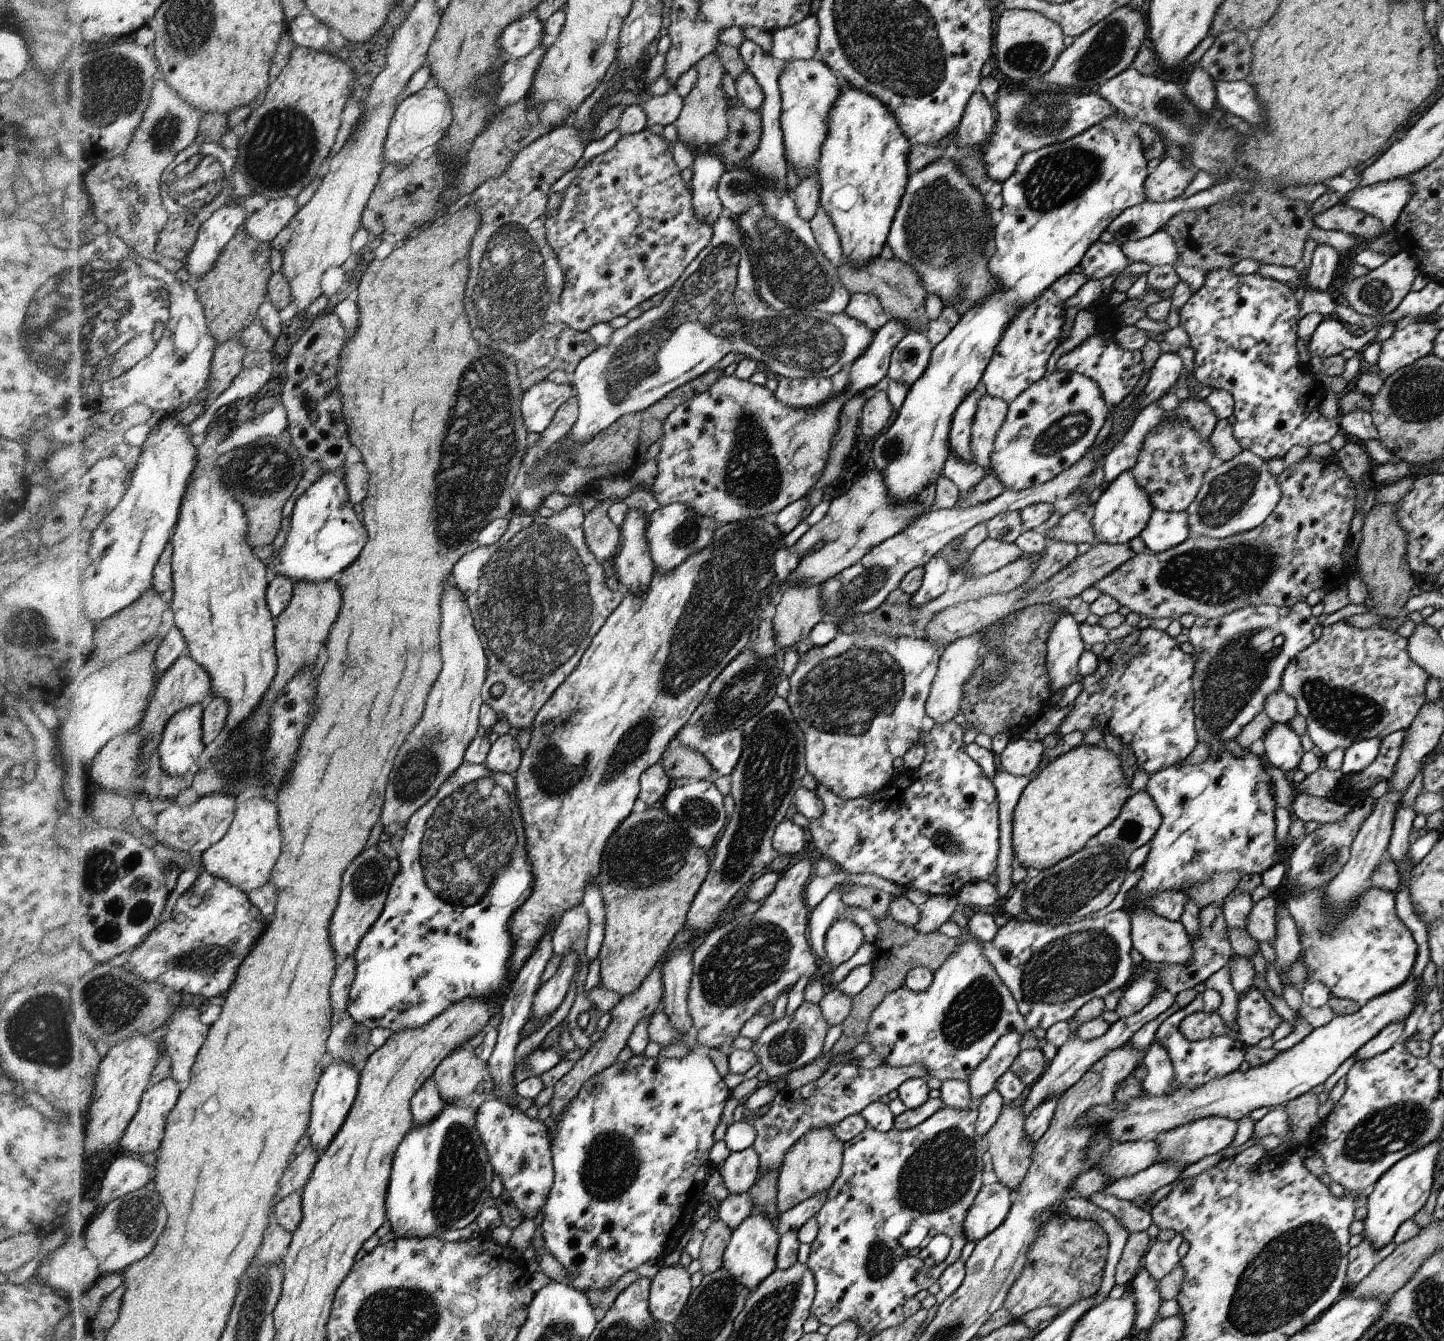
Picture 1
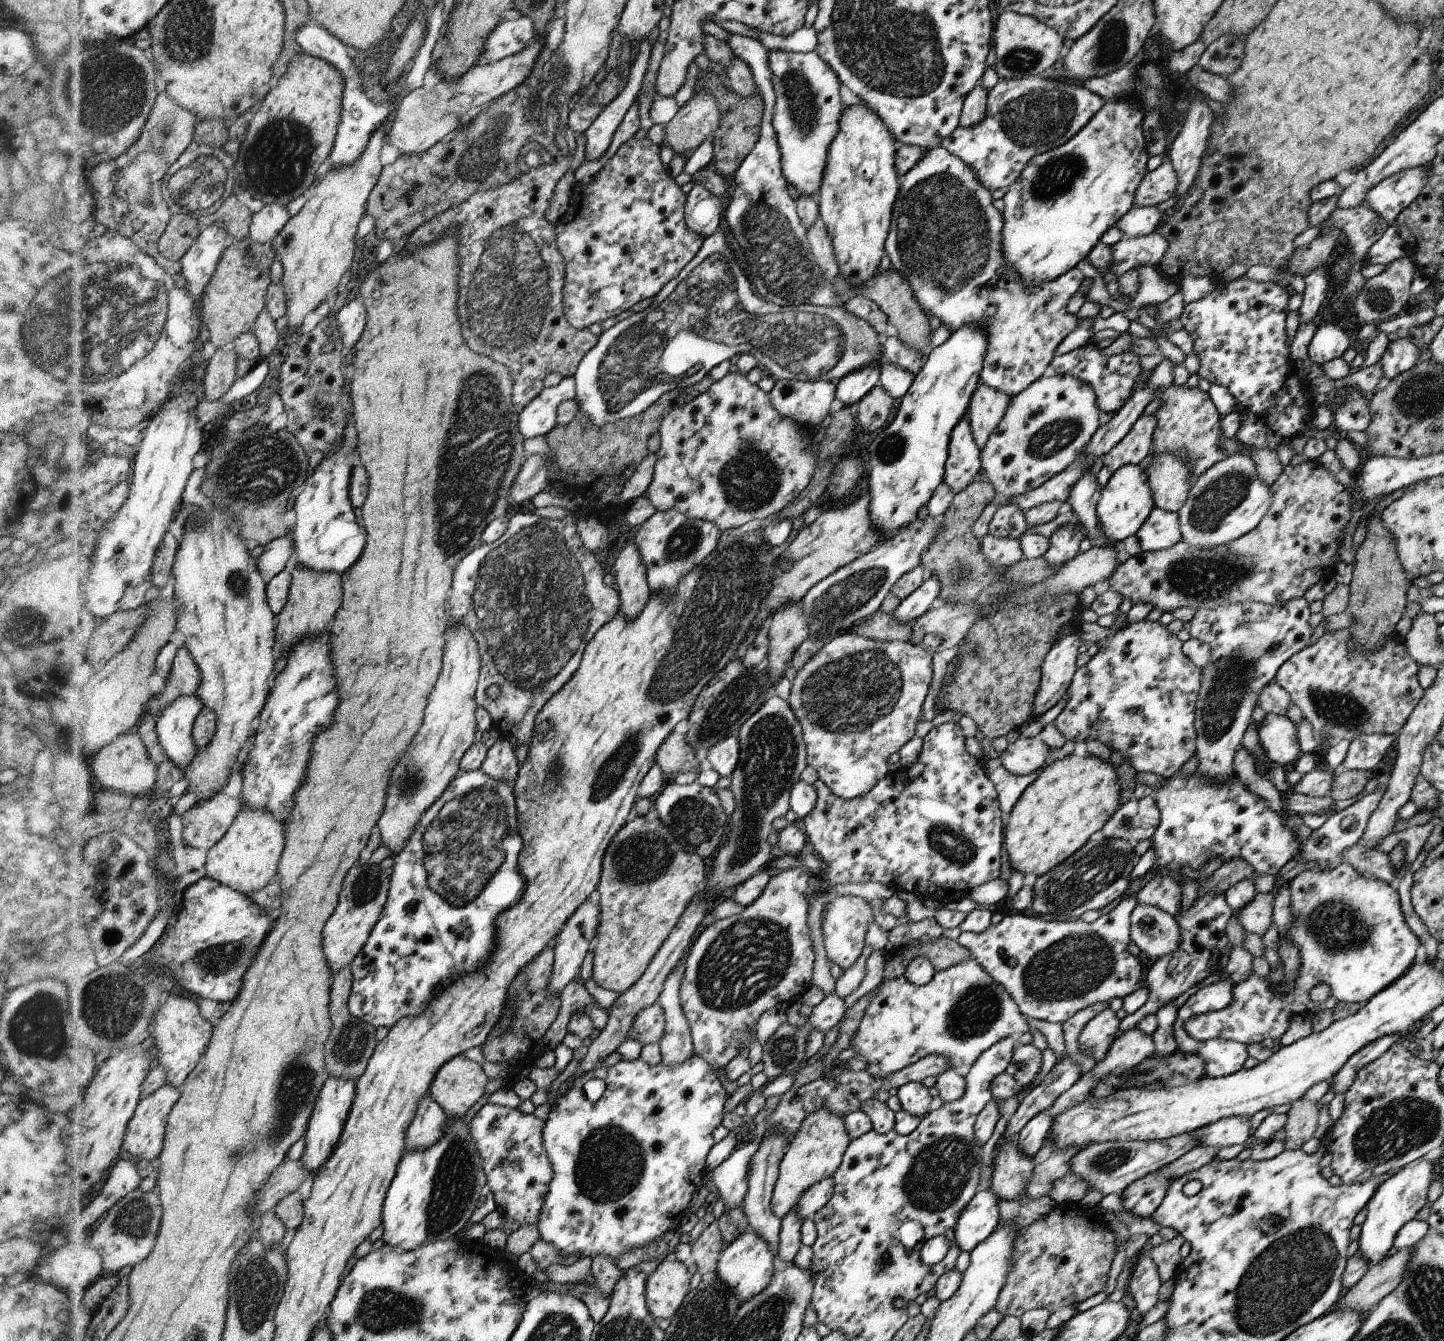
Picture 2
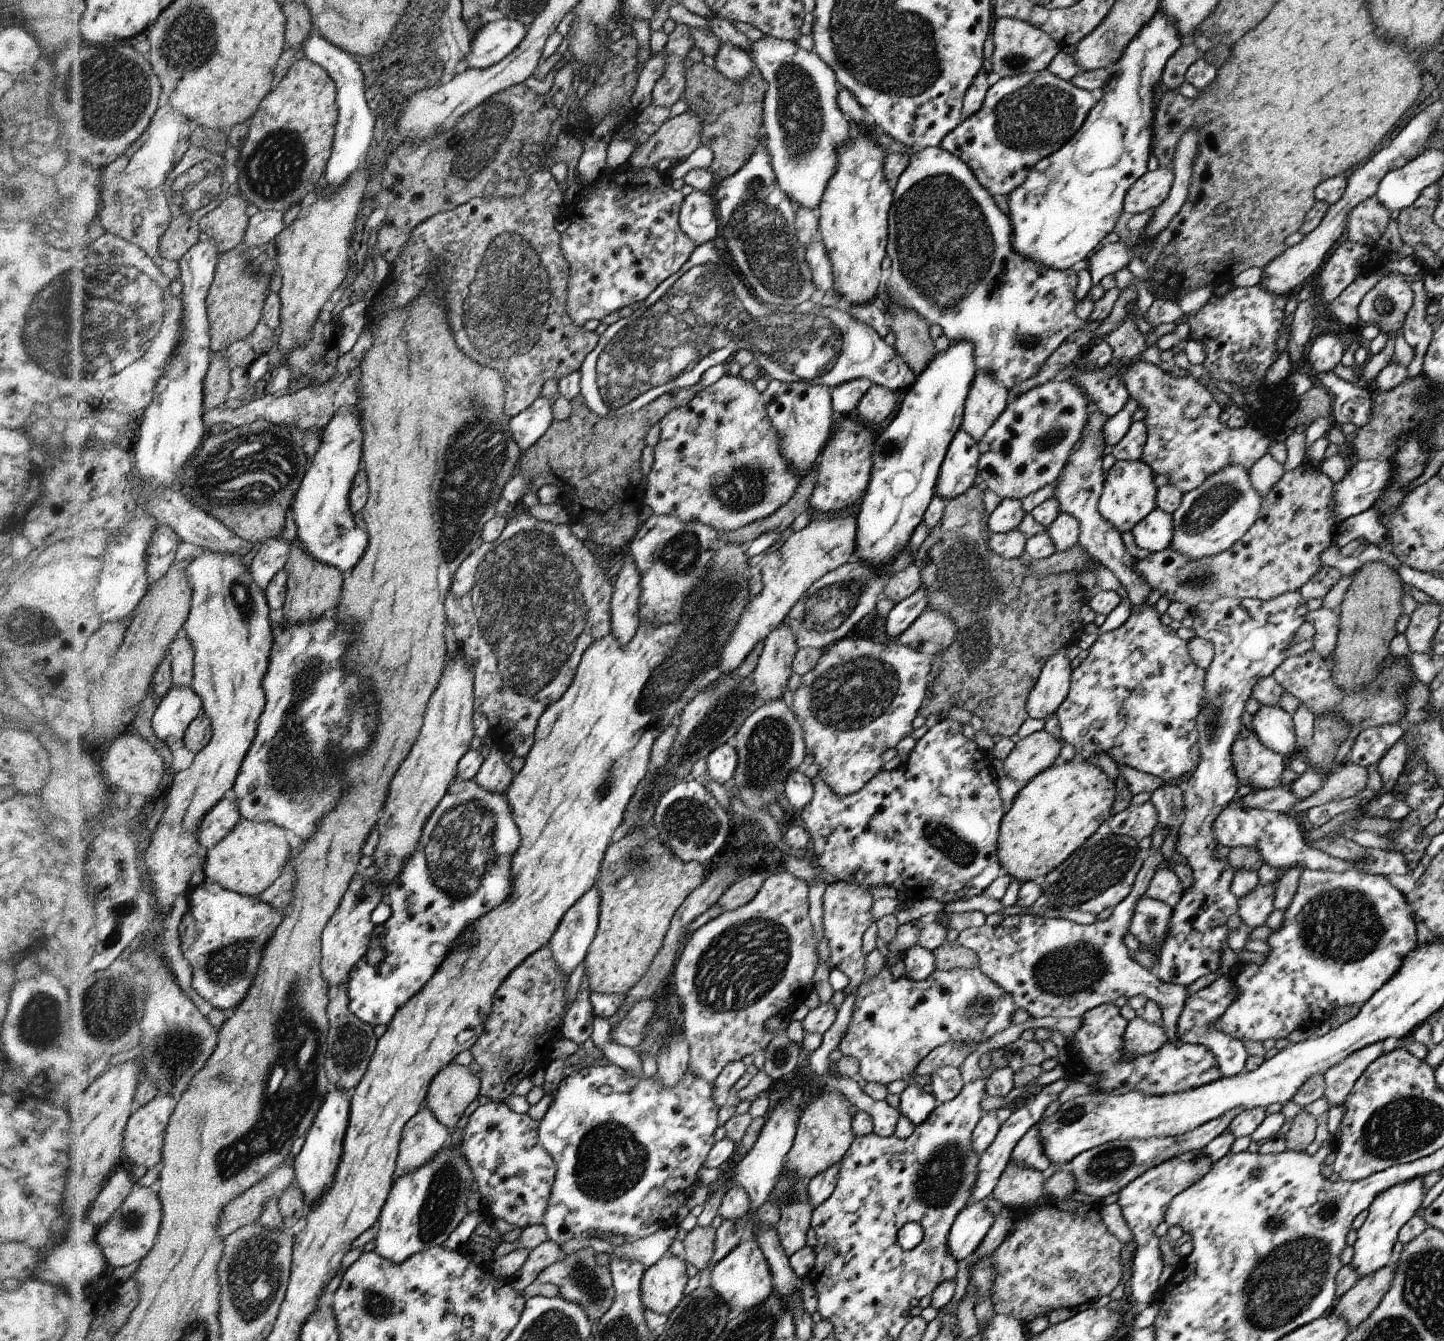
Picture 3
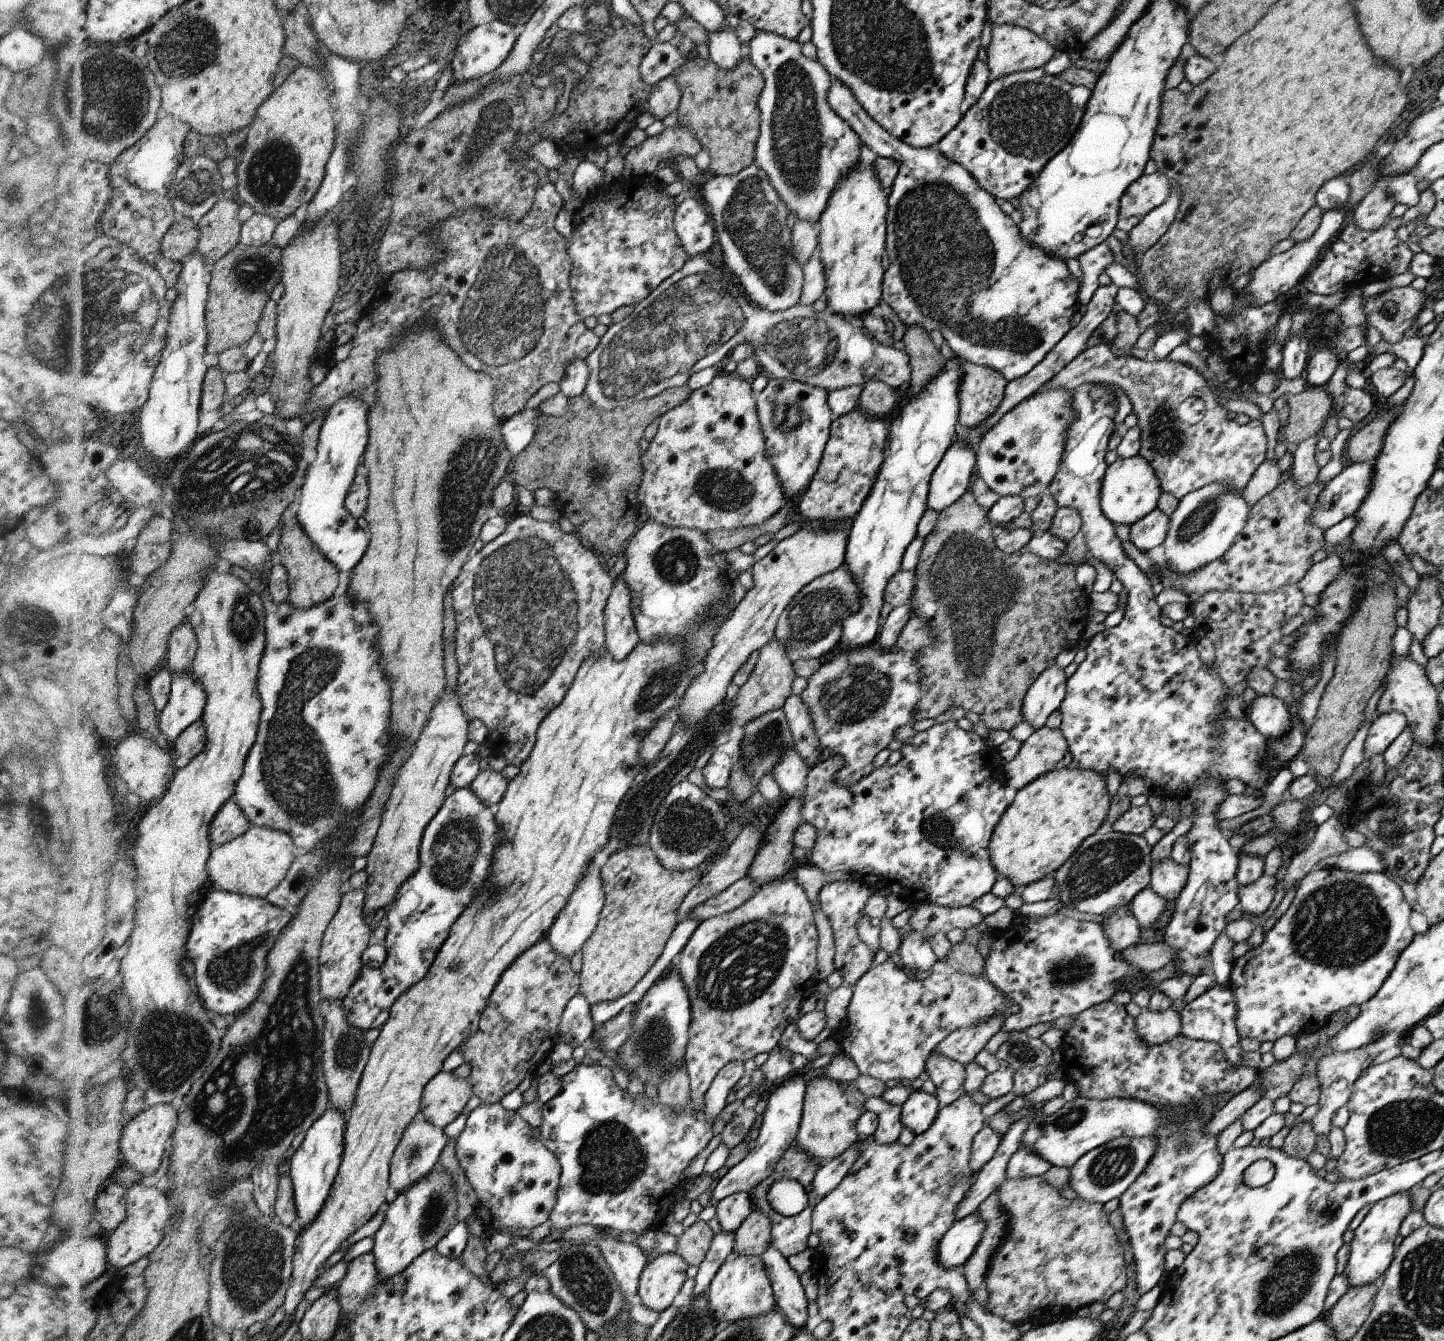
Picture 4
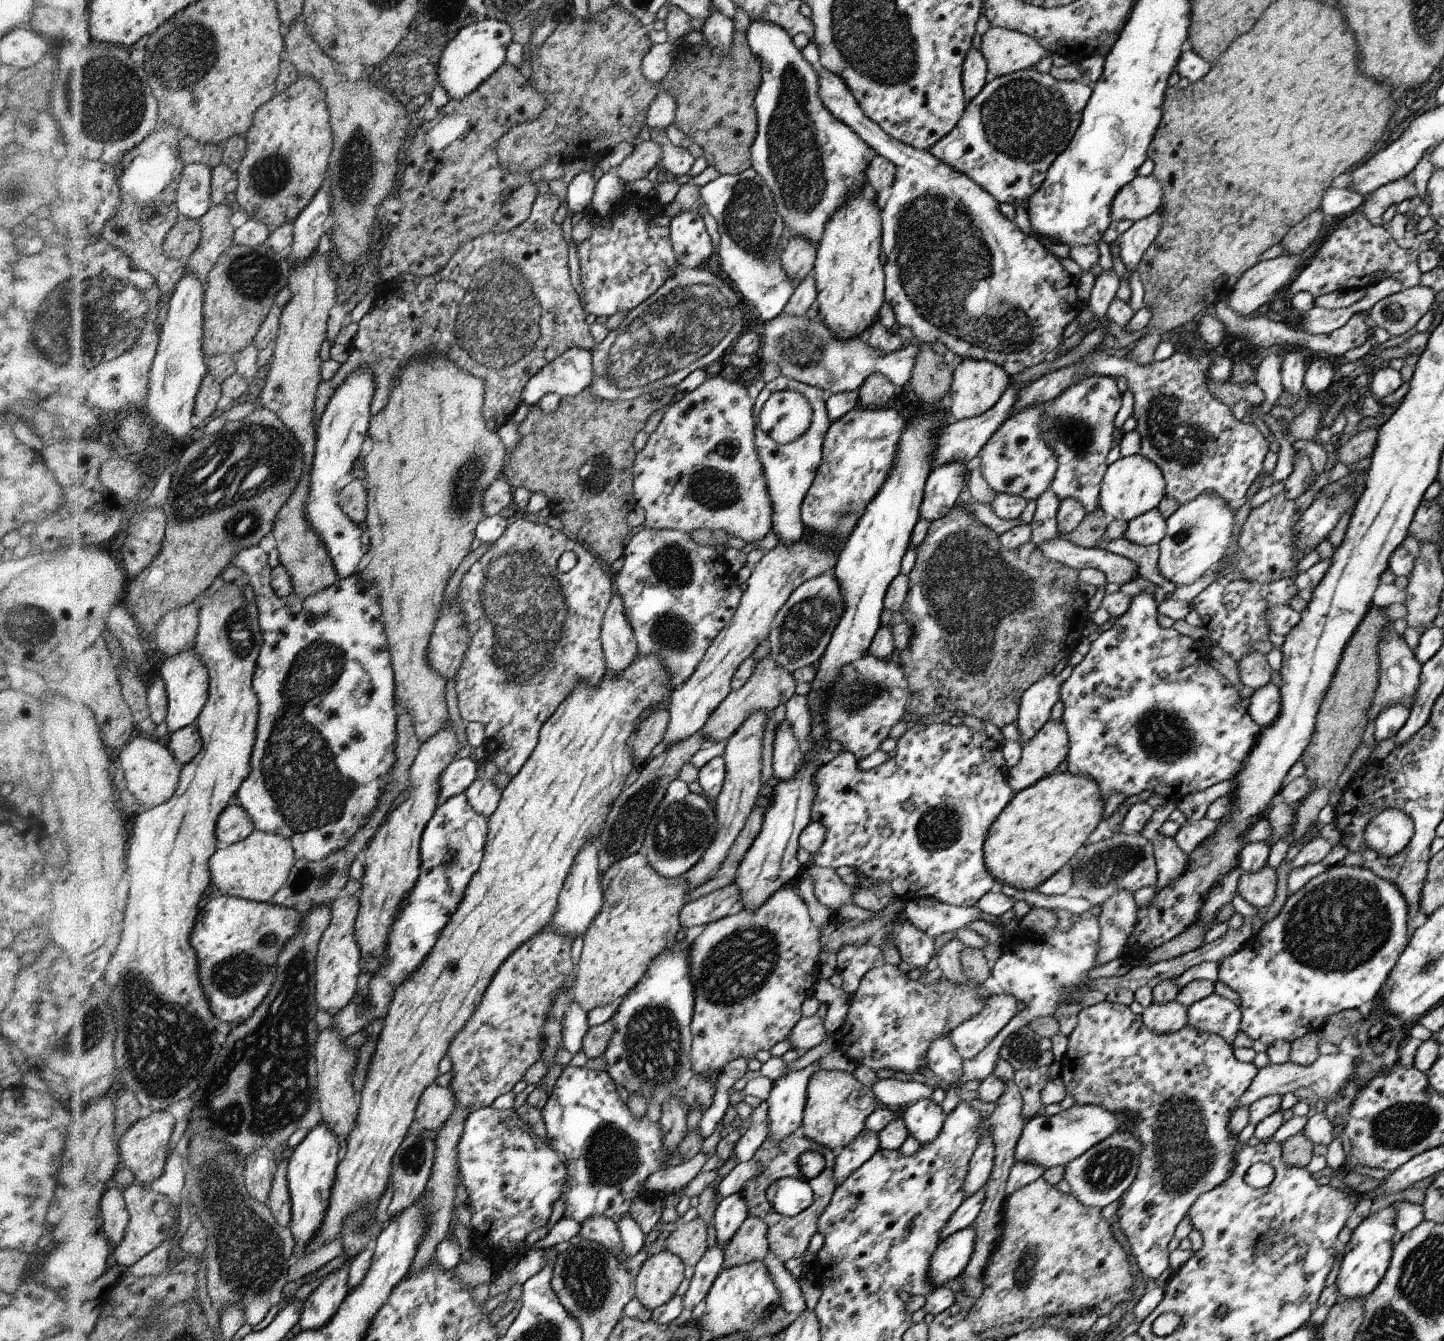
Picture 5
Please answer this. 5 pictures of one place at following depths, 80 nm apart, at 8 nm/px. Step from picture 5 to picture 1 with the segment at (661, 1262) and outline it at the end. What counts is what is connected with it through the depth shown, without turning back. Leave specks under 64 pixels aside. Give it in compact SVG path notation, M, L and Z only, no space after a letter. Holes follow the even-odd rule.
M682 1265L666 1266L651 1281L650 1310L657 1324L674 1324L691 1298L690 1274Z

